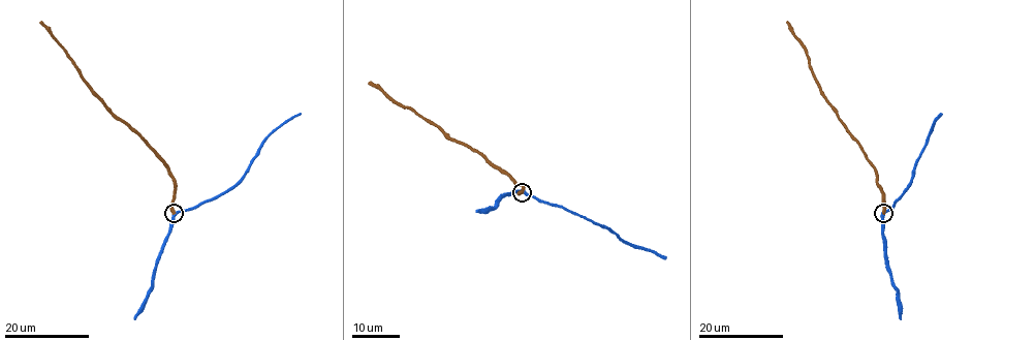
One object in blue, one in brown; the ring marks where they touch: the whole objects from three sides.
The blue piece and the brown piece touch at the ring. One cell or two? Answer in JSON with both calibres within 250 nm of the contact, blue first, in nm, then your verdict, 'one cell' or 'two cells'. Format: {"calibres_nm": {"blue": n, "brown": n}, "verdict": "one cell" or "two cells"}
{"calibres_nm": {"blue": 400, "brown": 360}, "verdict": "one cell"}

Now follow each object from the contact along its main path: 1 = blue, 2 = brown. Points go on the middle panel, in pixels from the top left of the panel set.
1: (521, 191), (601, 224), (622, 240), (666, 257)
2: (521, 192), (521, 185), (479, 153), (451, 140), (429, 120), (410, 109), (398, 104), (369, 82)

